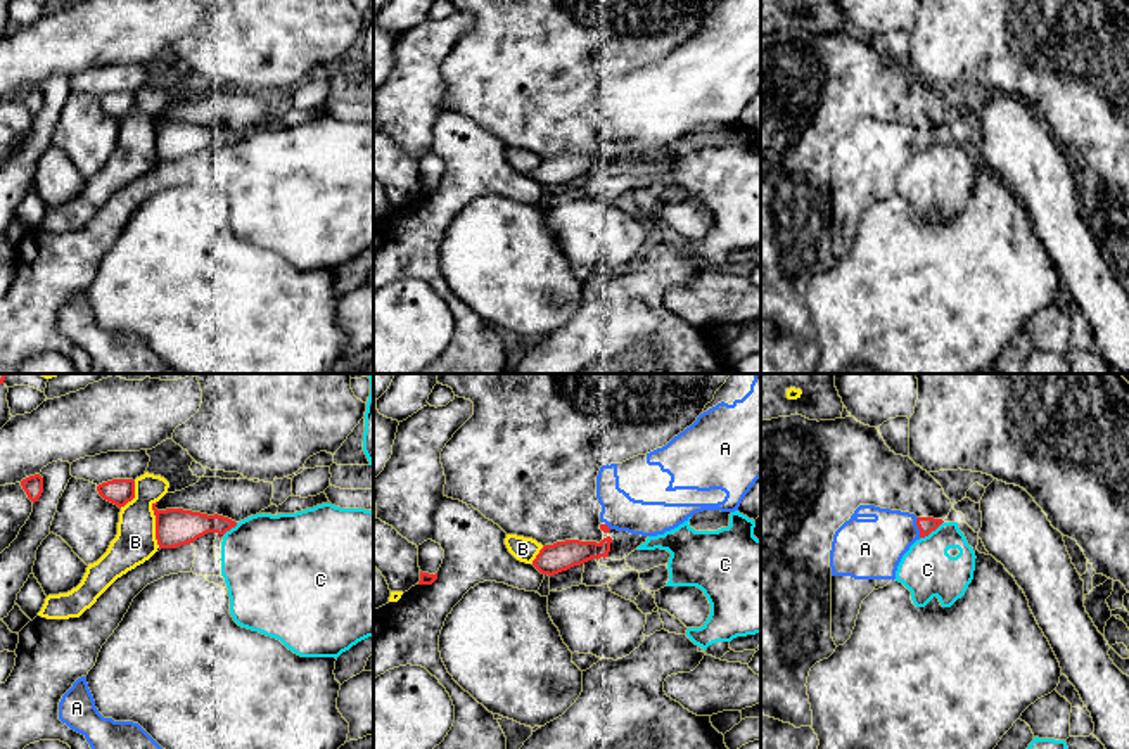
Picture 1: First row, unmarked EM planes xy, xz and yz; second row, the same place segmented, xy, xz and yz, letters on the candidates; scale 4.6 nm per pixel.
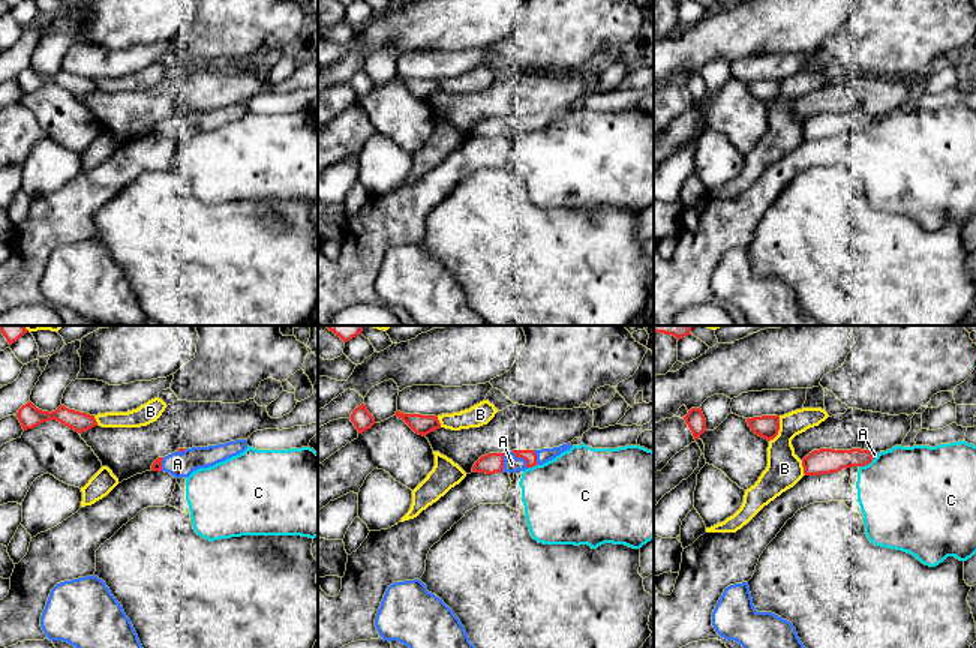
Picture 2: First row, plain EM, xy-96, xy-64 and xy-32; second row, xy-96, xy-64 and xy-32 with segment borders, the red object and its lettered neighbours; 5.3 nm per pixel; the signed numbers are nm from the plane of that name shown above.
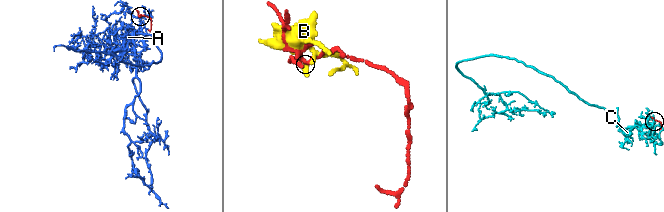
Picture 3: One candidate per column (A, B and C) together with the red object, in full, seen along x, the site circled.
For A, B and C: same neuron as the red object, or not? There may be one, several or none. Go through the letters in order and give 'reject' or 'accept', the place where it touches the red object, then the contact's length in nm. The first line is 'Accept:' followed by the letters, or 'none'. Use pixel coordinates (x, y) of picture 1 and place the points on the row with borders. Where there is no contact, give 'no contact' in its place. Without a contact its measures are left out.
Accept: A
A: accept; meets red in yz at (918, 528); contact 100 nm long
B: reject; meets red in xy at (156, 524); contact 220 nm long
C: reject; meets red in yz at (931, 531); contact 140 nm long

